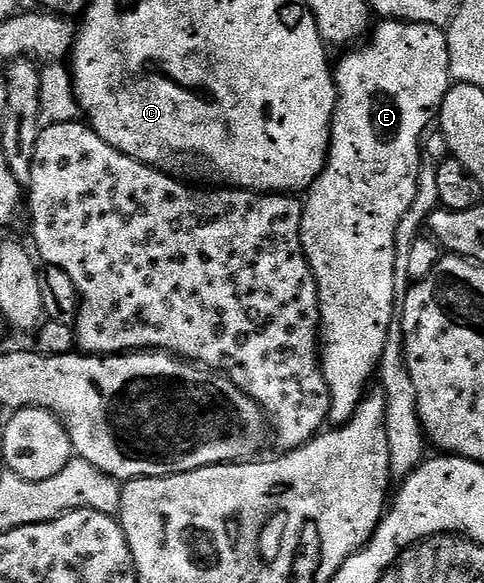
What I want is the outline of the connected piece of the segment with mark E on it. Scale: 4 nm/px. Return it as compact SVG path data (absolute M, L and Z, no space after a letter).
M383 19L375 23L372 28L370 44L355 47L347 51L347 56L333 69L334 82L338 85L338 101L334 112L334 121L330 127L330 153L326 159L324 170L318 175L317 180L310 185L304 196L302 205L302 245L306 261L310 269L314 271L316 286L318 287L318 319L320 321L320 363L324 382L328 386L330 395L330 414L328 417L331 425L346 424L356 414L360 402L372 381L375 379L380 362L380 354L384 354L384 342L388 342L388 330L396 320L396 293L394 291L394 263L400 251L400 245L394 239L398 236L398 227L402 219L410 212L410 207L418 200L418 175L422 172L422 160L424 161L423 137L427 135L430 120L435 119L436 113L441 109L444 98L448 94L452 83L450 75L450 59L448 58L448 42L446 32L431 24L409 24L403 20Z

